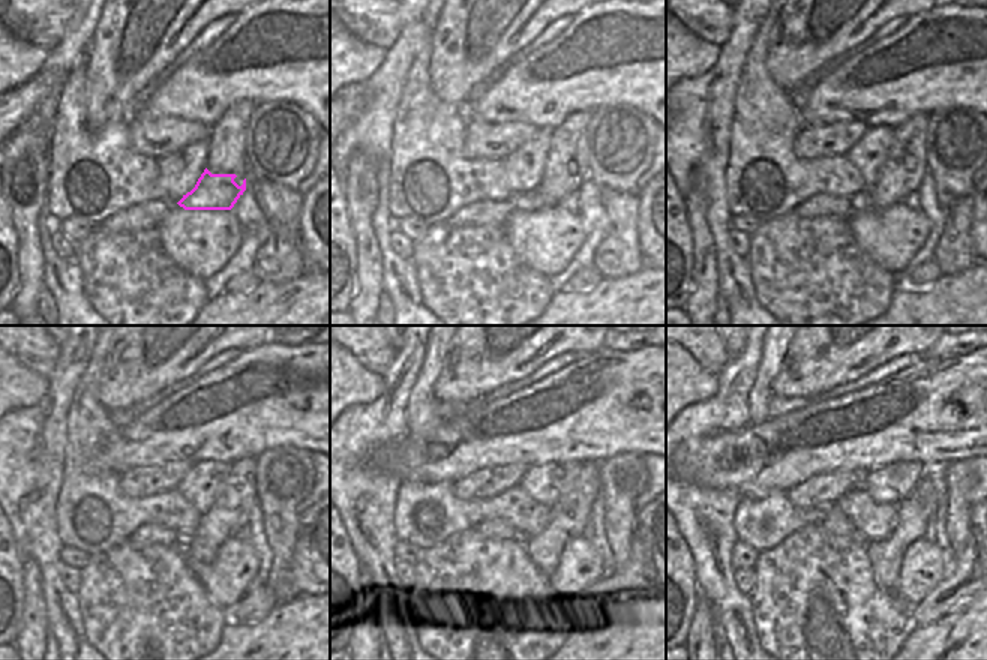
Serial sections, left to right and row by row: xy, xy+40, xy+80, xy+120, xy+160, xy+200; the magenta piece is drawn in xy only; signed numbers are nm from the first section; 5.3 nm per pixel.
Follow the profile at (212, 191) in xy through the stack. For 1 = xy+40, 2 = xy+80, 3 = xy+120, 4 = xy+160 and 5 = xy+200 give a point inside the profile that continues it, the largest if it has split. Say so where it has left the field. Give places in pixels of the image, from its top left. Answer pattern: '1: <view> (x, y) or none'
1: xy+40 (531, 200)
2: xy+80 (861, 201)
3: xy+120 (183, 539)
4: xy+160 (521, 537)
5: xy+200 (857, 537)

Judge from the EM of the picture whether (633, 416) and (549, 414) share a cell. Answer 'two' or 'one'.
one

